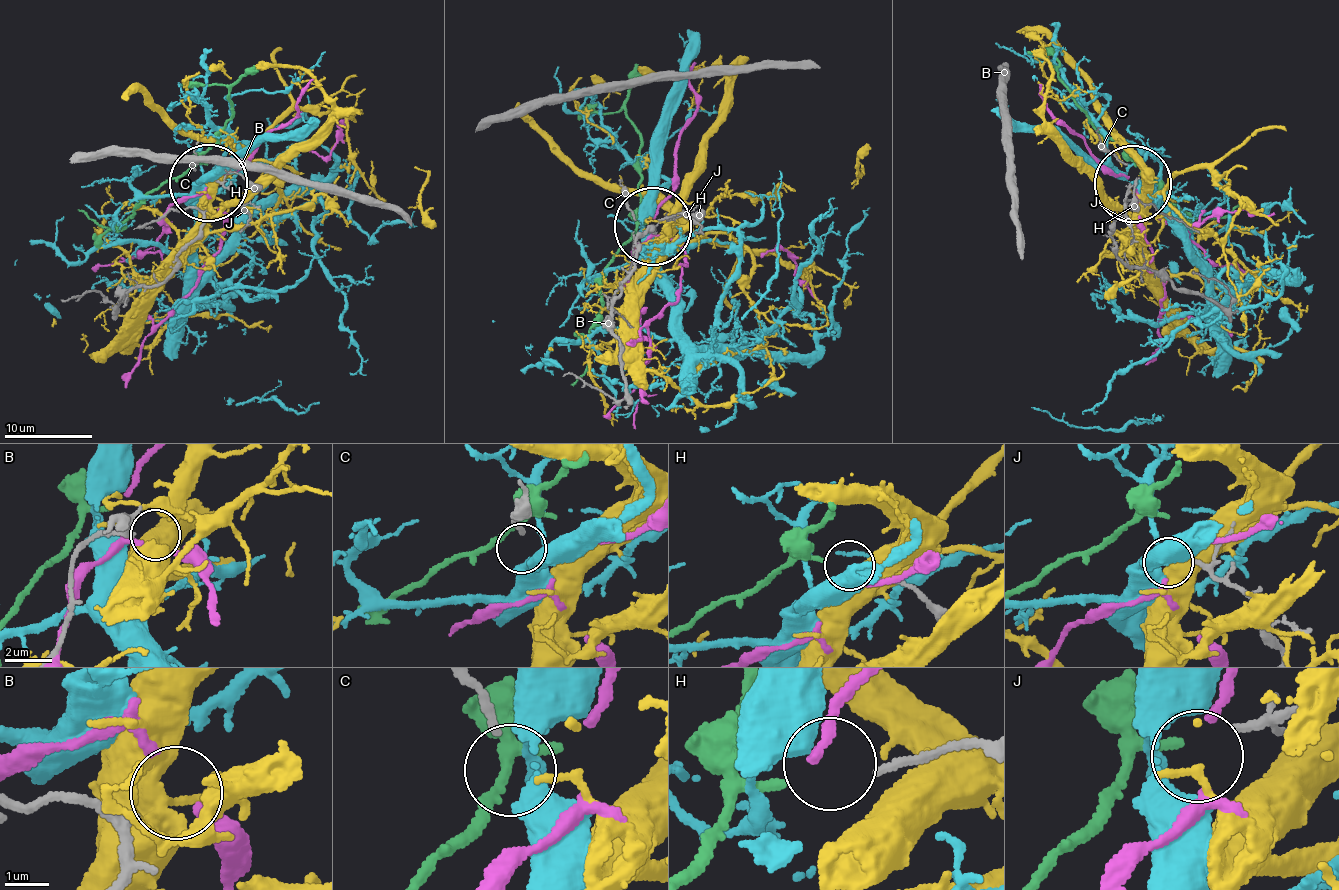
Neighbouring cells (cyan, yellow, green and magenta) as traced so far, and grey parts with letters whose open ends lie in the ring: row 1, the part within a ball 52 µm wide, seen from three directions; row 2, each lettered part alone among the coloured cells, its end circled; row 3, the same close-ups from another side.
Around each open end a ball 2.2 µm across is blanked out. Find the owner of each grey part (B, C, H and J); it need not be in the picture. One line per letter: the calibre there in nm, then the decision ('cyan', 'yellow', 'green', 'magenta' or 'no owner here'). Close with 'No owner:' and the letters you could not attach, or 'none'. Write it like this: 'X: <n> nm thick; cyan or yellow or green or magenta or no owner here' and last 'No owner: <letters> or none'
B: 200 nm thick; no owner here
C: 170 nm thick; no owner here
H: 160 nm thick; green
J: 120 nm thick; cyan
No owner: B, C

